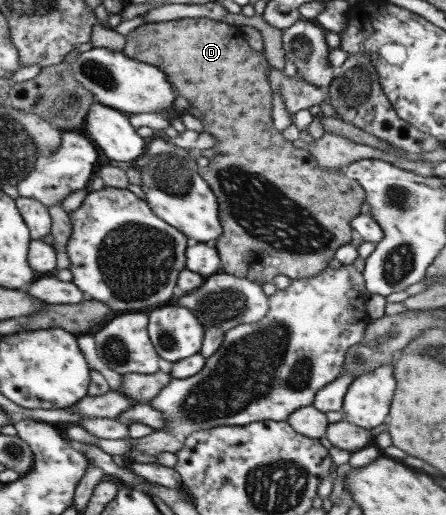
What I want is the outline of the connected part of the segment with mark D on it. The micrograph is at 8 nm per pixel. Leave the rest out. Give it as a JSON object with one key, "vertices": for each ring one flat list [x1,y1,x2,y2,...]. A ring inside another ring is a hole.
{"vertices":[[178,18,167,22,143,23,124,37,126,41,121,52,133,60,152,64,153,68,163,72,166,75,168,84,172,84,173,92,176,92,176,96,181,96,181,100,188,100,189,104,193,104,193,108,197,108,197,112,201,112,200,123,203,125,204,132,217,137,216,143,212,146,213,156,215,157,209,160,207,166,197,167,197,172,199,172,200,177,208,184,209,188,213,190,213,194,217,198,219,220,221,220,221,236,215,240,215,250,217,250,217,254,221,258,219,271,235,277,244,277,254,284,263,285,270,283,278,274,282,274,291,280,315,277,315,274,325,270,329,260,334,257,335,250,342,244,347,244,351,241,353,230,350,227,350,220,360,214,359,206,364,200,364,190,357,182,344,175,345,169,321,170,309,152,293,147,292,142,286,141,281,137,281,131,292,123,291,116,284,109,280,94,278,94,278,91,273,91,272,84,267,79,266,75,270,65,266,62,266,58,261,51,255,52,248,46,244,41,244,36,239,26,208,18]]}

